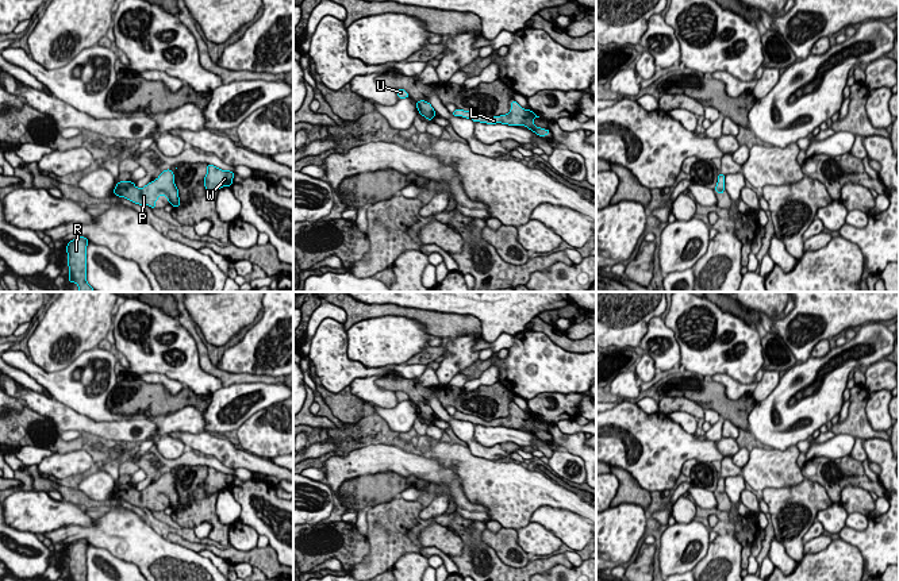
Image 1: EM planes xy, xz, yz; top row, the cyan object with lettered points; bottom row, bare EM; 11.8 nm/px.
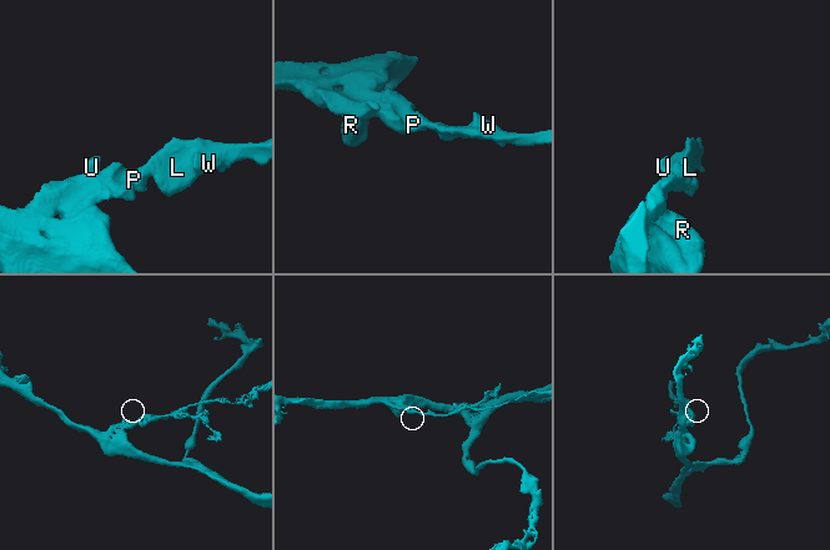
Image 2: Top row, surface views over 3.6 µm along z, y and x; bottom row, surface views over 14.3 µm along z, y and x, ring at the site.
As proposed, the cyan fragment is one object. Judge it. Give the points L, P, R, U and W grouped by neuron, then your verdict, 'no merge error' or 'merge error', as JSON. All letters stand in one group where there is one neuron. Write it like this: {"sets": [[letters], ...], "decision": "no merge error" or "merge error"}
{"sets": [["L", "P", "R", "U", "W"]], "decision": "no merge error"}

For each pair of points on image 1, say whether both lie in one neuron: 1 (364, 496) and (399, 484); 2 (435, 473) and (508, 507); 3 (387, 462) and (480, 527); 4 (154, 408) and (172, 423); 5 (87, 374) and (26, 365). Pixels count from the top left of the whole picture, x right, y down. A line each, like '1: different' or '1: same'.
1: same
2: different
3: different
4: different
5: same

